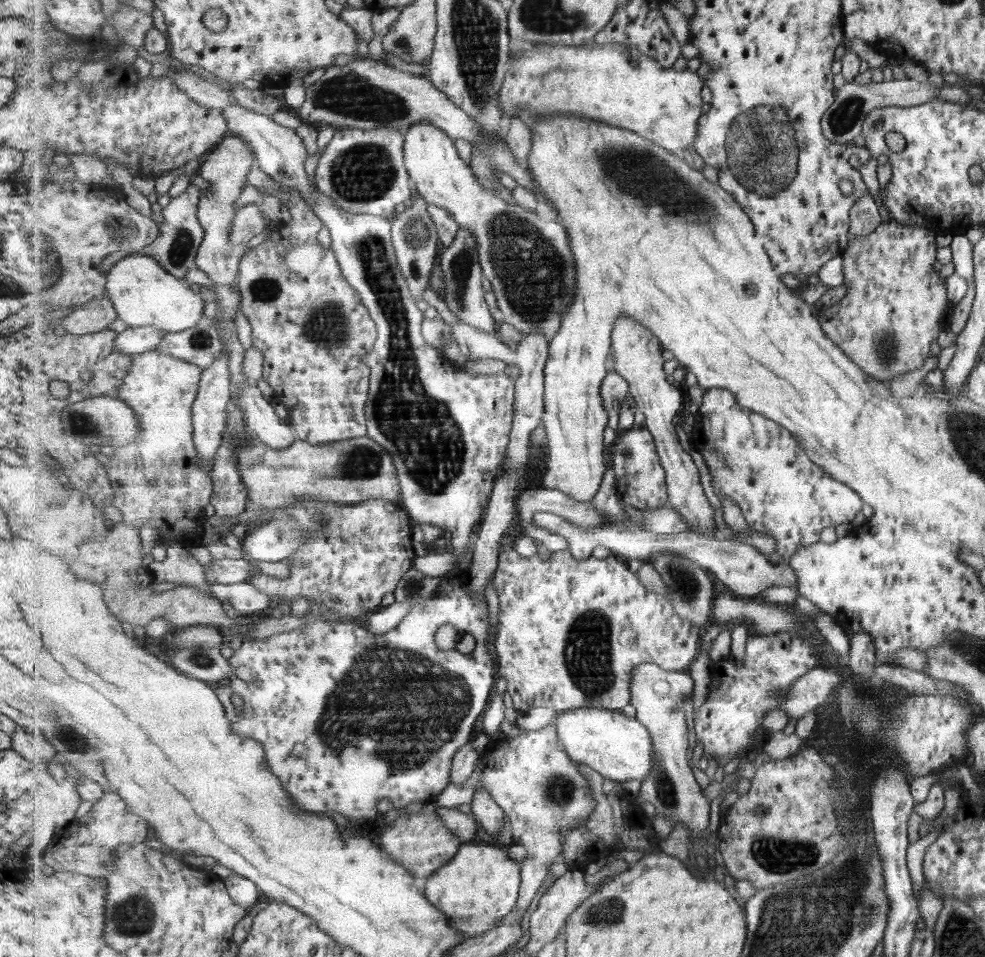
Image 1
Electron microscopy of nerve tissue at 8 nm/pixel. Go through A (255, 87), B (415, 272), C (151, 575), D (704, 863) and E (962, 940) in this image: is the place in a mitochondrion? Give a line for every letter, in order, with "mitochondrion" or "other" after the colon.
A: other
B: mitochondrion
C: other
D: mitochondrion
E: mitochondrion

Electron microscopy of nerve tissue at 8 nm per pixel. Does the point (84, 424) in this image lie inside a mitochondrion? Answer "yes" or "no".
yes

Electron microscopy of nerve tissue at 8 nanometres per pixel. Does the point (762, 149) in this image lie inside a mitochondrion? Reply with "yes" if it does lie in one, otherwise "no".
yes

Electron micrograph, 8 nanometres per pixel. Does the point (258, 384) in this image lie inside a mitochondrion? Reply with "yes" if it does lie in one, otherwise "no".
no

